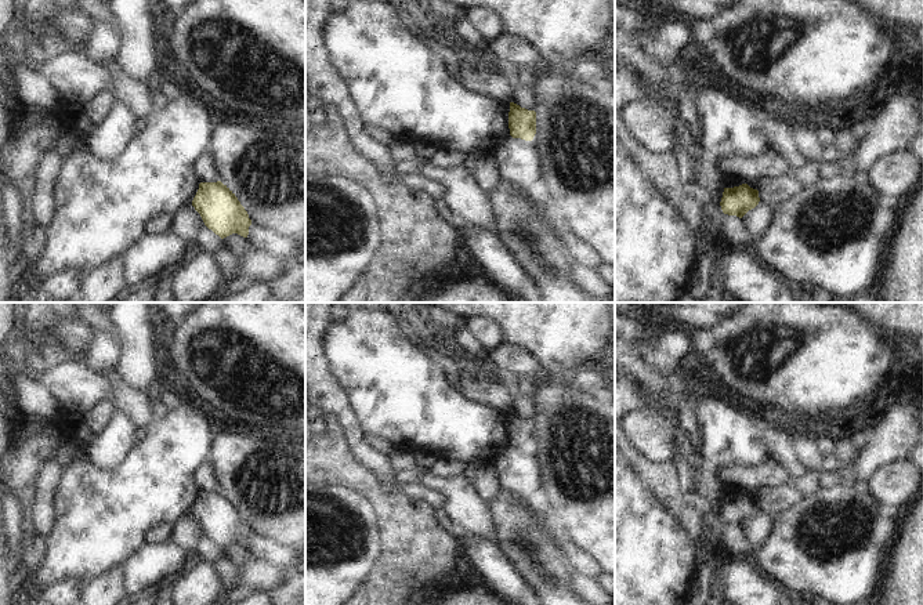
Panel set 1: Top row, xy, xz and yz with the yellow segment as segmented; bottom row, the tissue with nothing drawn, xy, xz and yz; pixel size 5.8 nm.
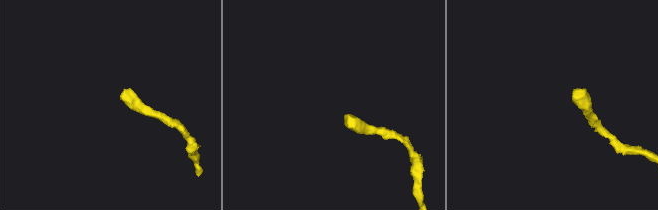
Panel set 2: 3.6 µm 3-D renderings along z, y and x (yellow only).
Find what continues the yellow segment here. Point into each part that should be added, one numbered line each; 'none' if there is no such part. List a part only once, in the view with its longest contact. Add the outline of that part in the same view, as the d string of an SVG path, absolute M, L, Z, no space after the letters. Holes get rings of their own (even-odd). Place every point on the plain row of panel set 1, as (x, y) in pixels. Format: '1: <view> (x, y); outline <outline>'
none

